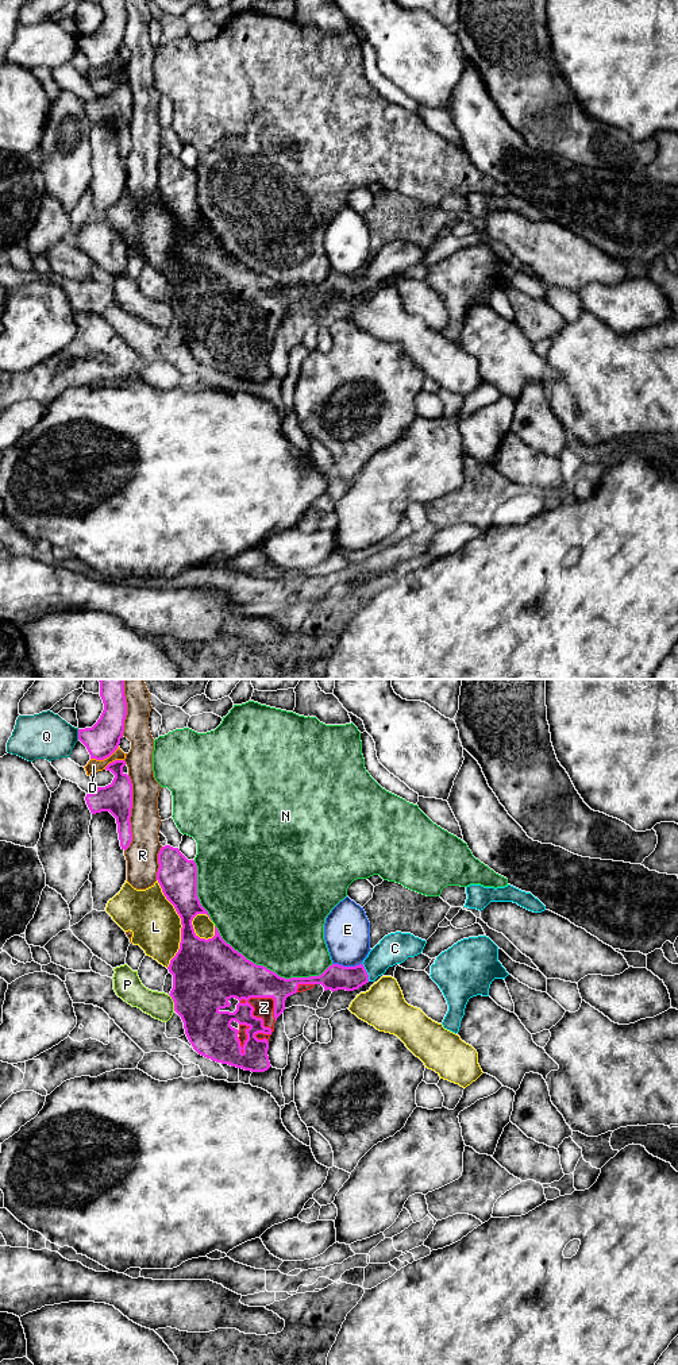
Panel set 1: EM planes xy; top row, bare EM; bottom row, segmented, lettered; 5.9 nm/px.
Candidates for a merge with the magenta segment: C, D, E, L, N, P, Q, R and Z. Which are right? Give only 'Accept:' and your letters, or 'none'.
Accept: C, Z

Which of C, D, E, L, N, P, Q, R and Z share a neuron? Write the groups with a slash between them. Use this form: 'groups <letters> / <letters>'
groups C Z / D / E / L / N / P / Q / R

